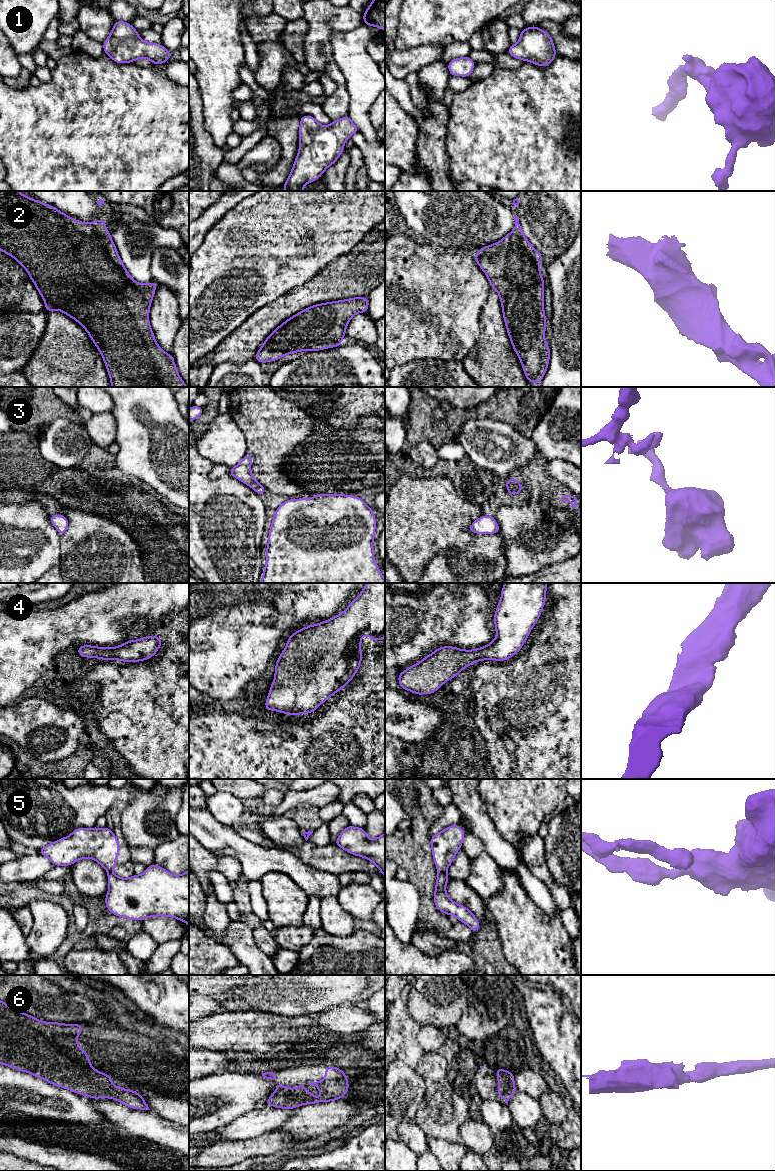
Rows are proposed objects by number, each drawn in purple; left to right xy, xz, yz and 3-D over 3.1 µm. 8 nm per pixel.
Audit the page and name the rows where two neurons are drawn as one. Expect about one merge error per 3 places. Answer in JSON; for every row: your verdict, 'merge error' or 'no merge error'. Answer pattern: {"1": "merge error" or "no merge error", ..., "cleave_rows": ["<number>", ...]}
{"1": "no merge error", "2": "no merge error", "3": "no merge error", "4": "no merge error", "5": "merge error", "6": "no merge error", "cleave_rows": ["5"]}

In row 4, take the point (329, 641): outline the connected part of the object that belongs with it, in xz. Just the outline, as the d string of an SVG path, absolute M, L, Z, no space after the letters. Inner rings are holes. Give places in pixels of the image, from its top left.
M367 583L342 613L321 623L308 625L290 635L286 641L286 648L277 658L274 680L264 709L288 715L316 711L324 701L342 690L356 675L363 658L363 652L359 648L363 644L362 635L368 635L372 641L385 638L385 583Z

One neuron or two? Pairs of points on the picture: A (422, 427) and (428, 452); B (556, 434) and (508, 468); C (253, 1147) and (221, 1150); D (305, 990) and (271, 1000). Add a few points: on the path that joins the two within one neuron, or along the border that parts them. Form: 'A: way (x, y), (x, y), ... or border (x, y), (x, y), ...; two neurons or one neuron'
A: border (436, 447), (421, 441), (407, 456); two neurons
B: border (530, 437), (539, 451); two neurons
C: way (245, 1150), (229, 1150); one neuron
D: way (297, 990), (281, 990), (279, 992); one neuron

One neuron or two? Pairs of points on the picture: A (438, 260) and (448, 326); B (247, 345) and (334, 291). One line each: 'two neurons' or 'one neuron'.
A: one neuron
B: one neuron

